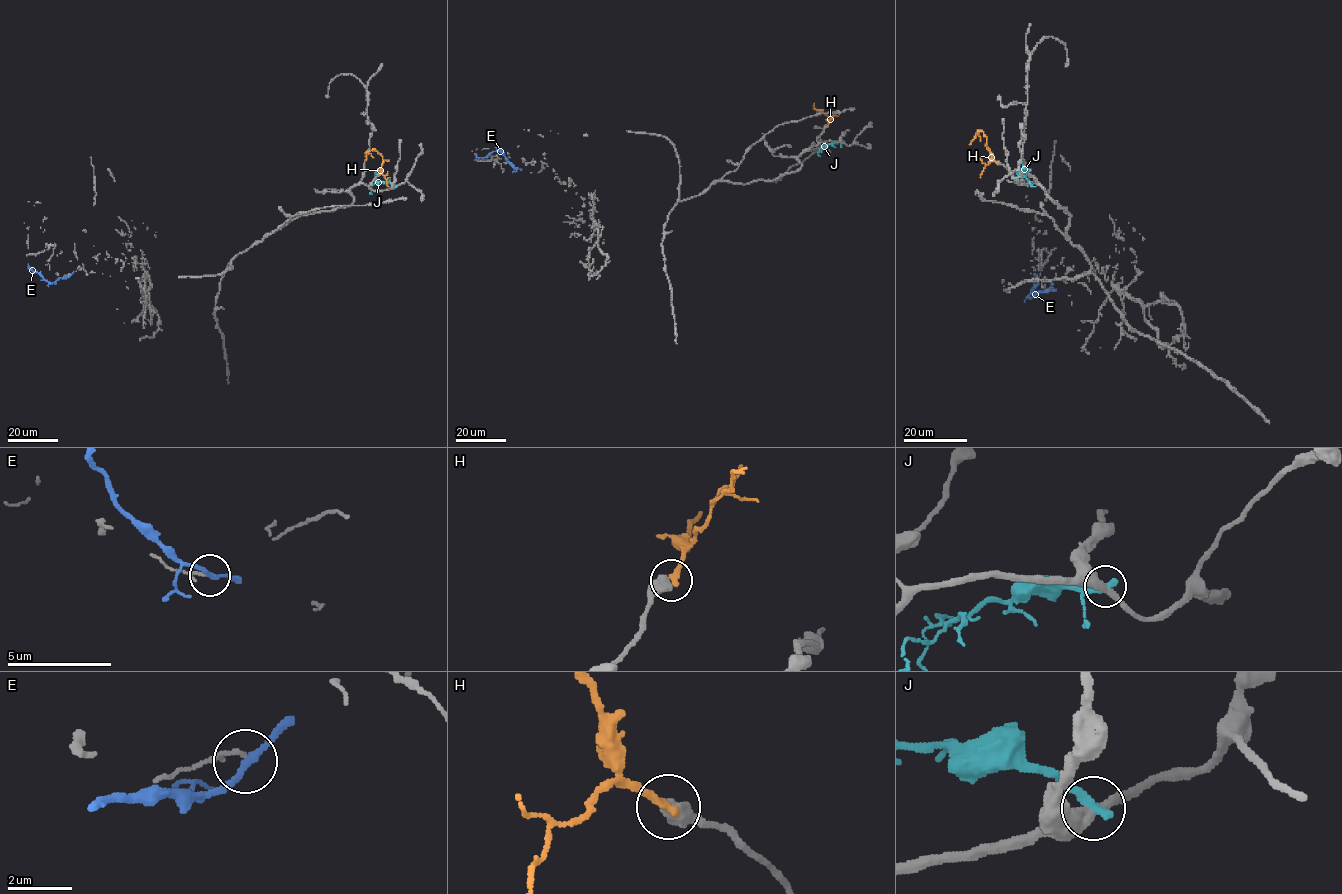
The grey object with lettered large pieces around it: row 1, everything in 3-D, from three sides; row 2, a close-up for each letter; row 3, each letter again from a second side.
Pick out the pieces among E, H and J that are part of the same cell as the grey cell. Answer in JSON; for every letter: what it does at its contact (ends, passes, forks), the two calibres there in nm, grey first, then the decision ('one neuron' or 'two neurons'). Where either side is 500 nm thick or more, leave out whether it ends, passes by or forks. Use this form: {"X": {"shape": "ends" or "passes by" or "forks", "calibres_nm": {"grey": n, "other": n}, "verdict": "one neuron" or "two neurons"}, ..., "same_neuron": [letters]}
{"E": {"shape": "passes by", "calibres_nm": {"grey": 80, "other": 190}, "verdict": "two neurons"}, "H": {"calibres_nm": {"grey": 600, "other": 280}, "verdict": "two neurons"}, "J": {"shape": "ends", "calibres_nm": {"grey": 400, "other": 320}, "verdict": "two neurons"}, "same_neuron": []}

